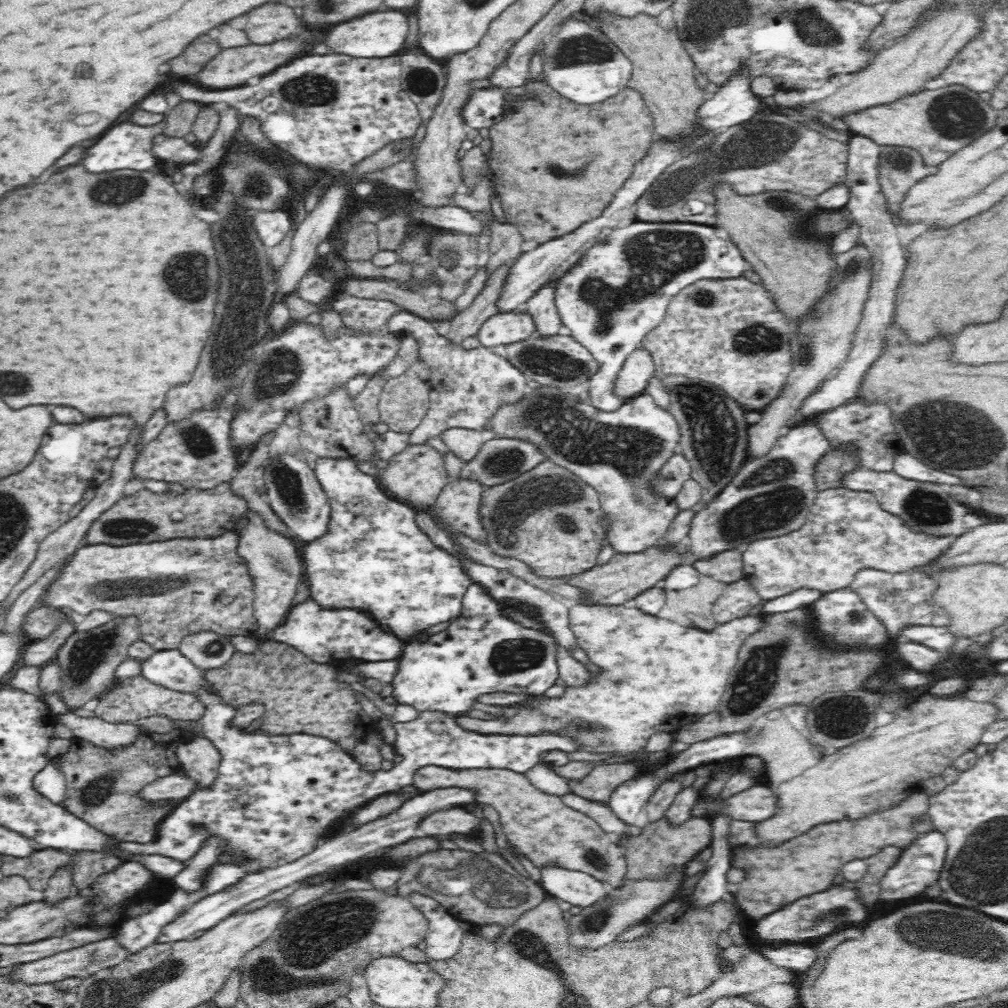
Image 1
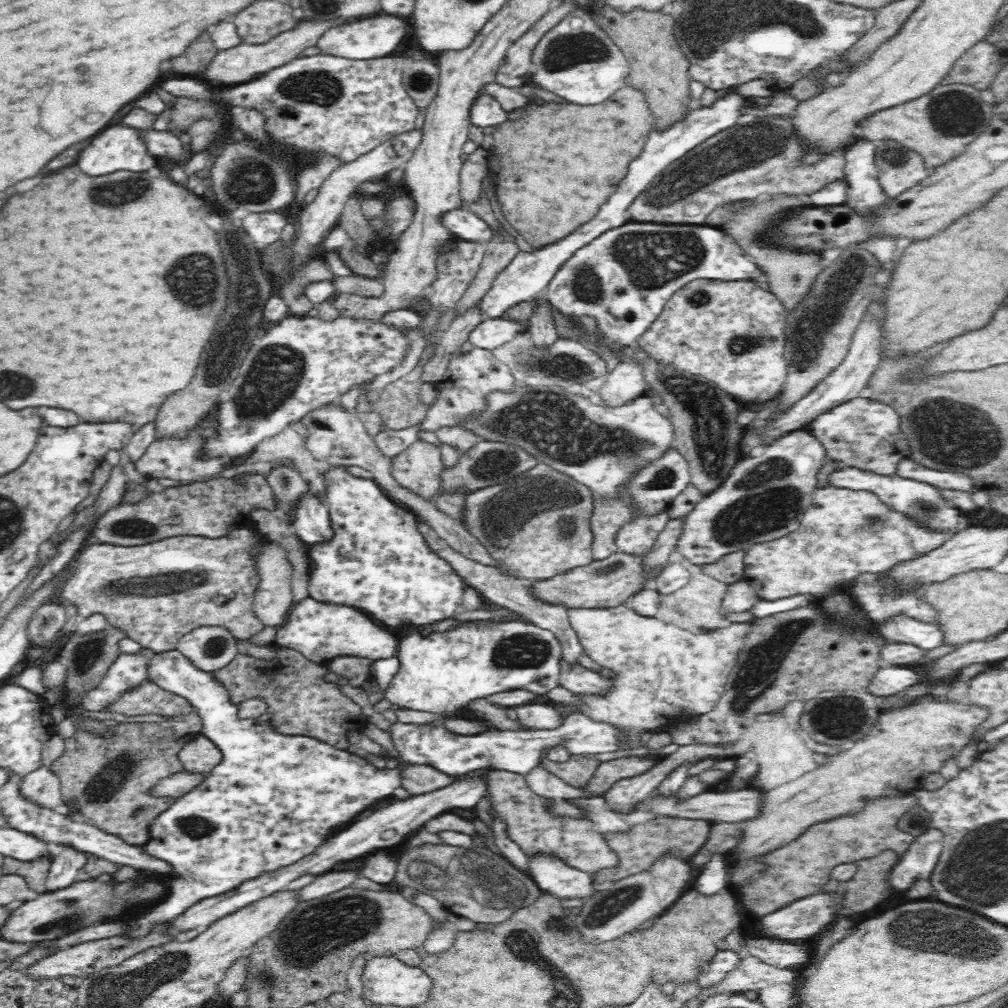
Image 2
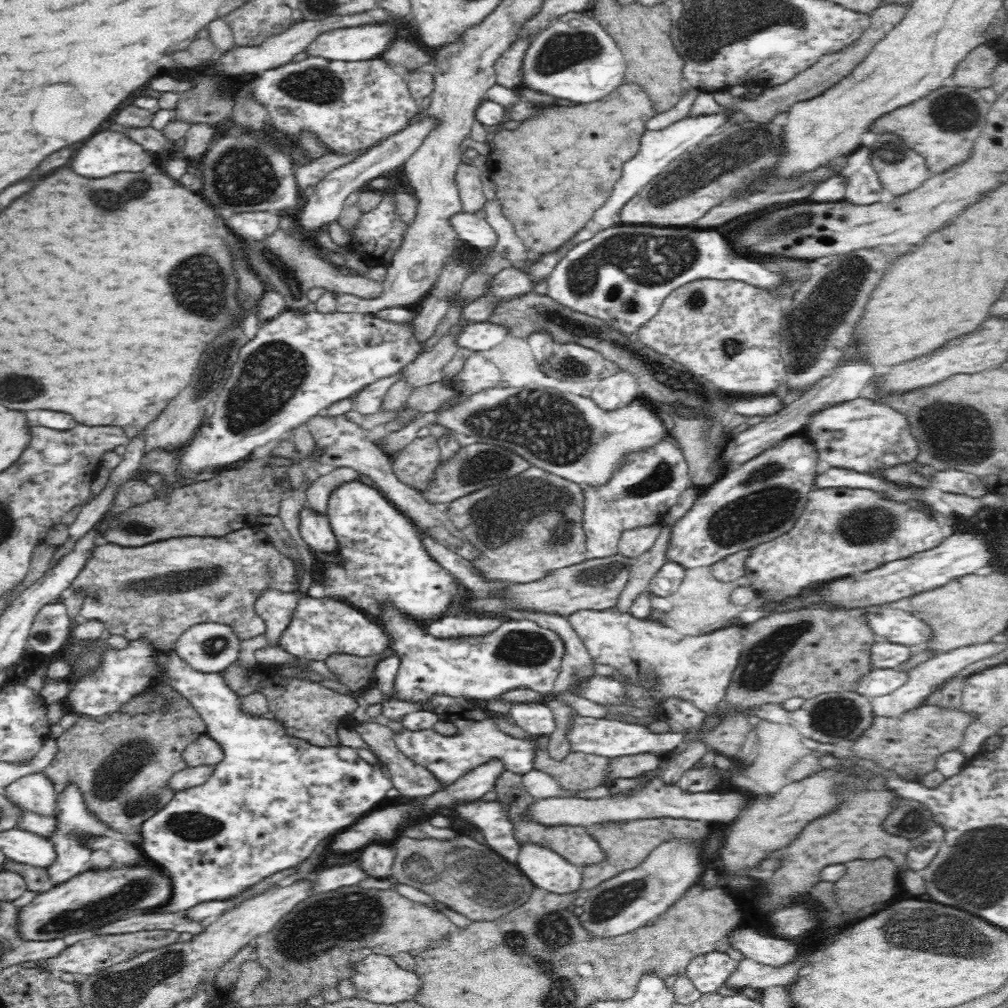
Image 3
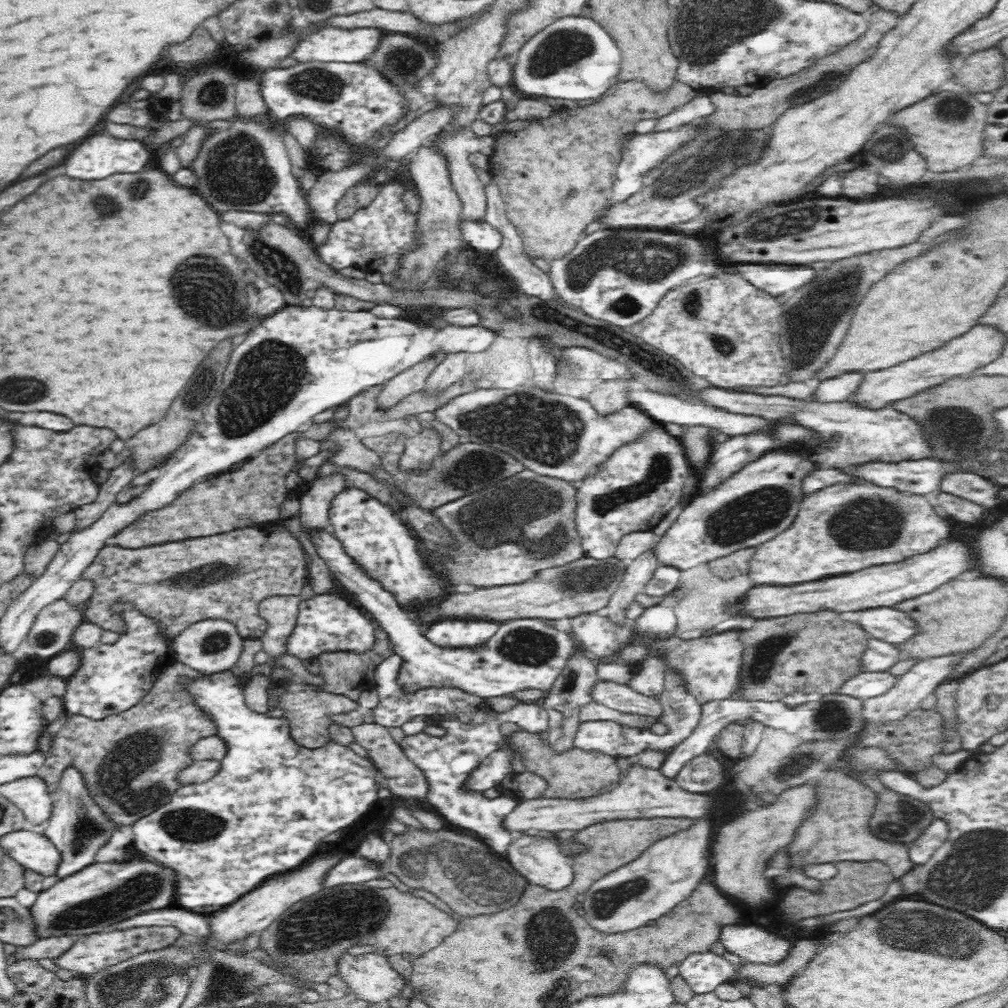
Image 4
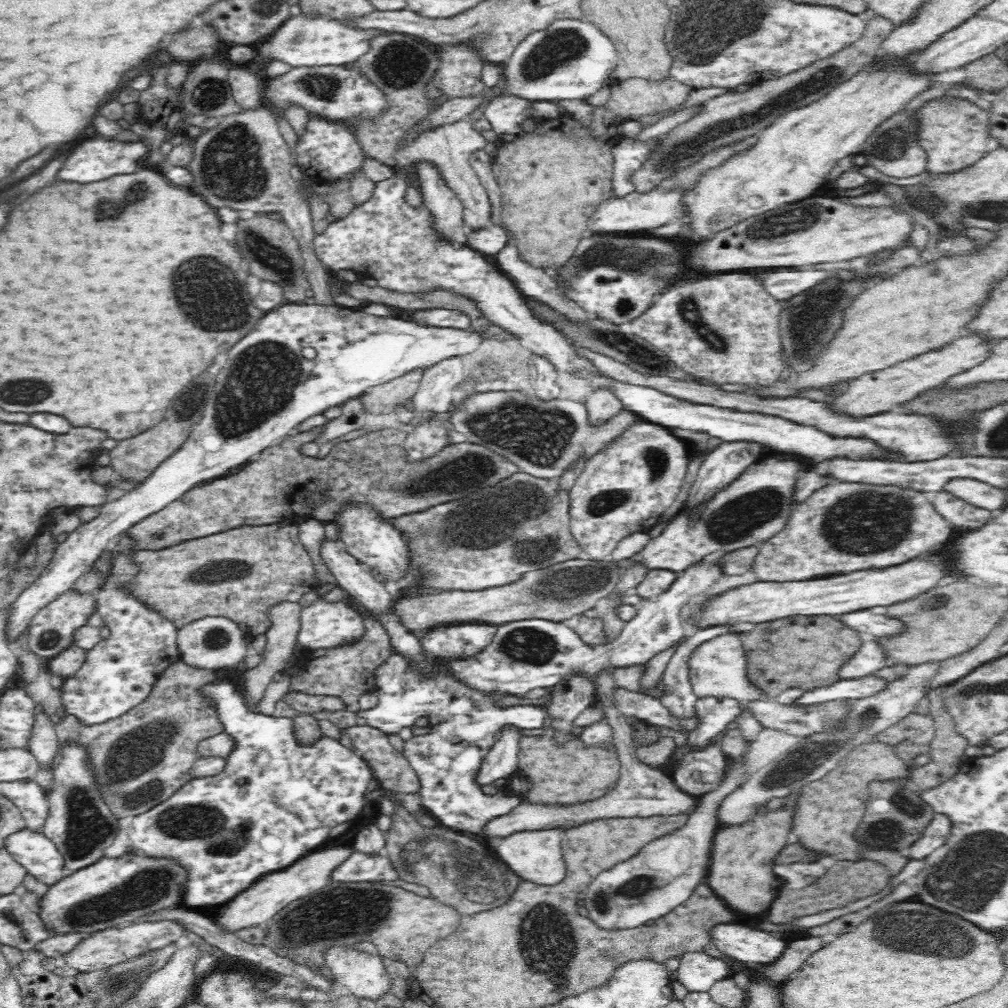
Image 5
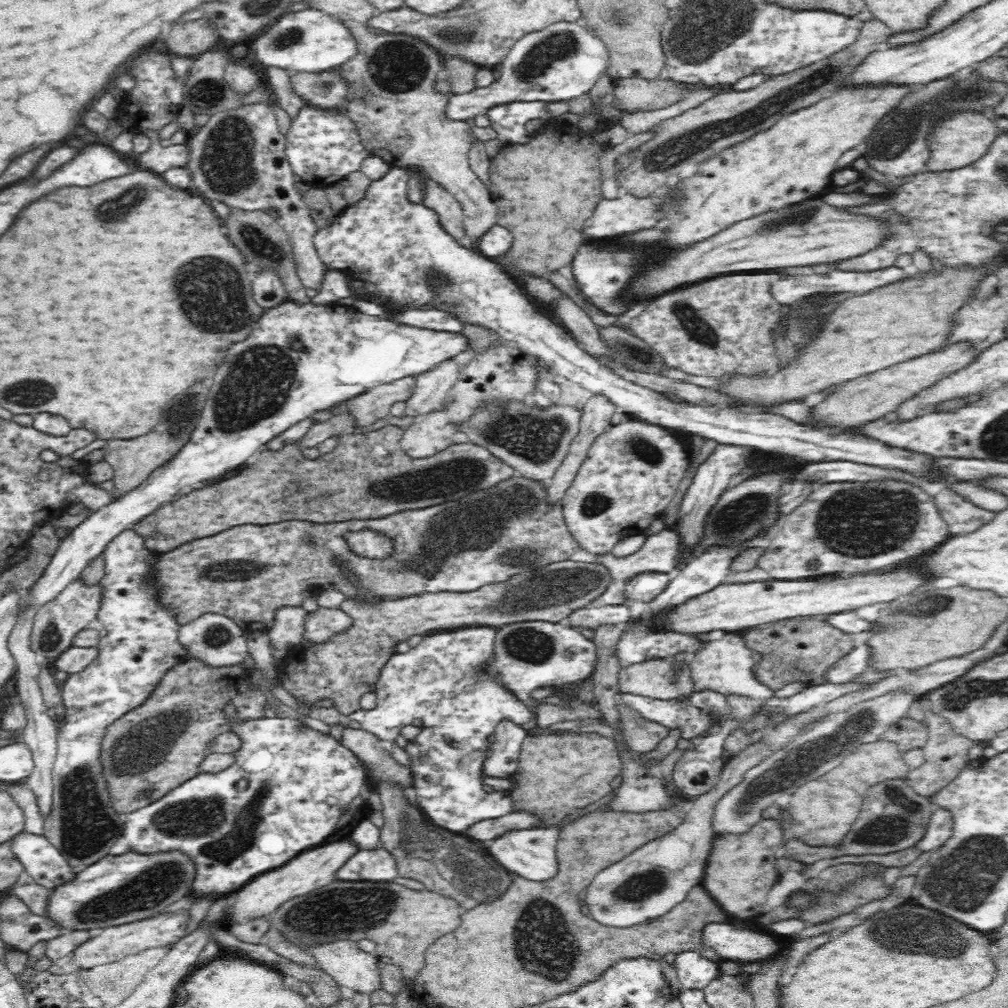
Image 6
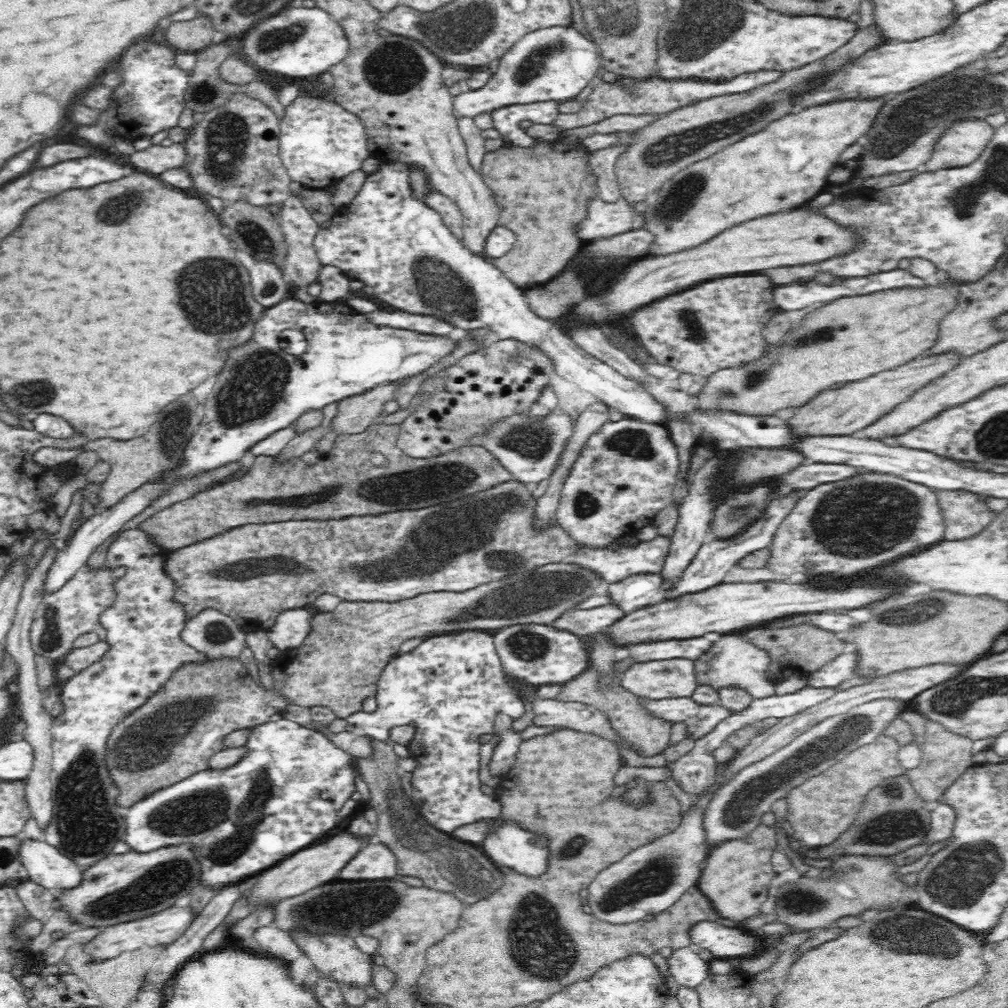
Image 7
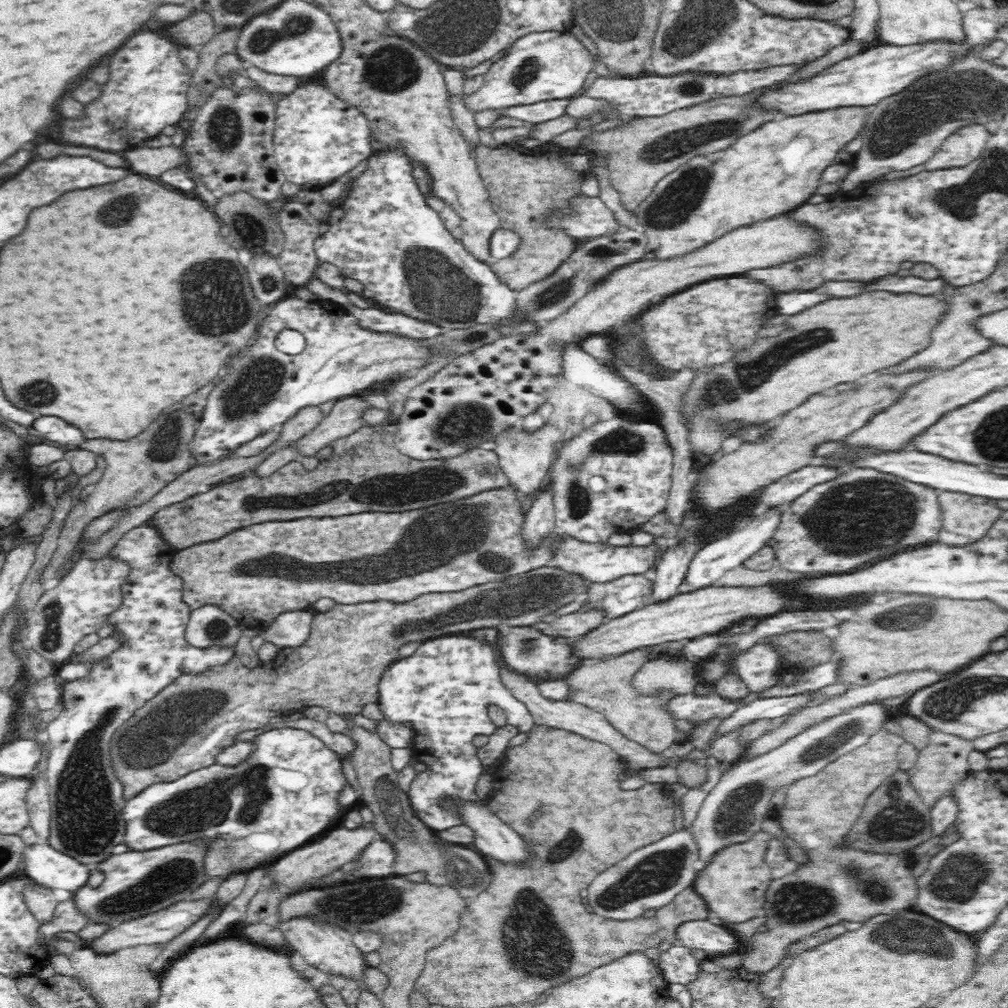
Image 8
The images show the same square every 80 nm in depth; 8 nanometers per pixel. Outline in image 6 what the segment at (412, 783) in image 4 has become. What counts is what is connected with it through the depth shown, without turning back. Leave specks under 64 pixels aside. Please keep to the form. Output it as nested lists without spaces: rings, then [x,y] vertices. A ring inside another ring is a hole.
[[[347,727],[337,741],[350,749],[352,754],[365,764],[371,776],[394,781],[402,788],[412,785],[411,769],[398,764],[390,755],[388,745],[373,734],[362,729]]]

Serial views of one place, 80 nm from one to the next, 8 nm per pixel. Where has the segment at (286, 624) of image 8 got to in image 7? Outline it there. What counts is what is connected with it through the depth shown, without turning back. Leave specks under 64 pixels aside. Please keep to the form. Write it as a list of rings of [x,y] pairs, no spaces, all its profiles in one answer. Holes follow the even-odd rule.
[[[306,608],[282,611],[276,623],[267,629],[268,640],[281,651],[302,646],[310,632],[312,617]]]

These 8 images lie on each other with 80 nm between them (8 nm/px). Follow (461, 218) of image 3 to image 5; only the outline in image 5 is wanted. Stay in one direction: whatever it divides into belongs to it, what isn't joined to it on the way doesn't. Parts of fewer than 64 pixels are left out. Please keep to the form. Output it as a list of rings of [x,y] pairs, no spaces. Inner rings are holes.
[[[492,223],[480,230],[467,231],[467,246],[483,253],[488,258],[494,258],[500,251],[505,250],[510,240],[510,235],[505,227]]]

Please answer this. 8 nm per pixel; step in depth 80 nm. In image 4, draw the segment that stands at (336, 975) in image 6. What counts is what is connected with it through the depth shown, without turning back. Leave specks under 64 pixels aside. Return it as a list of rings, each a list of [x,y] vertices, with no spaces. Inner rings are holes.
[[[346,952],[336,961],[336,974],[346,982],[349,990],[362,1000],[385,1006],[405,982],[392,970],[387,958],[376,953],[354,955]]]

